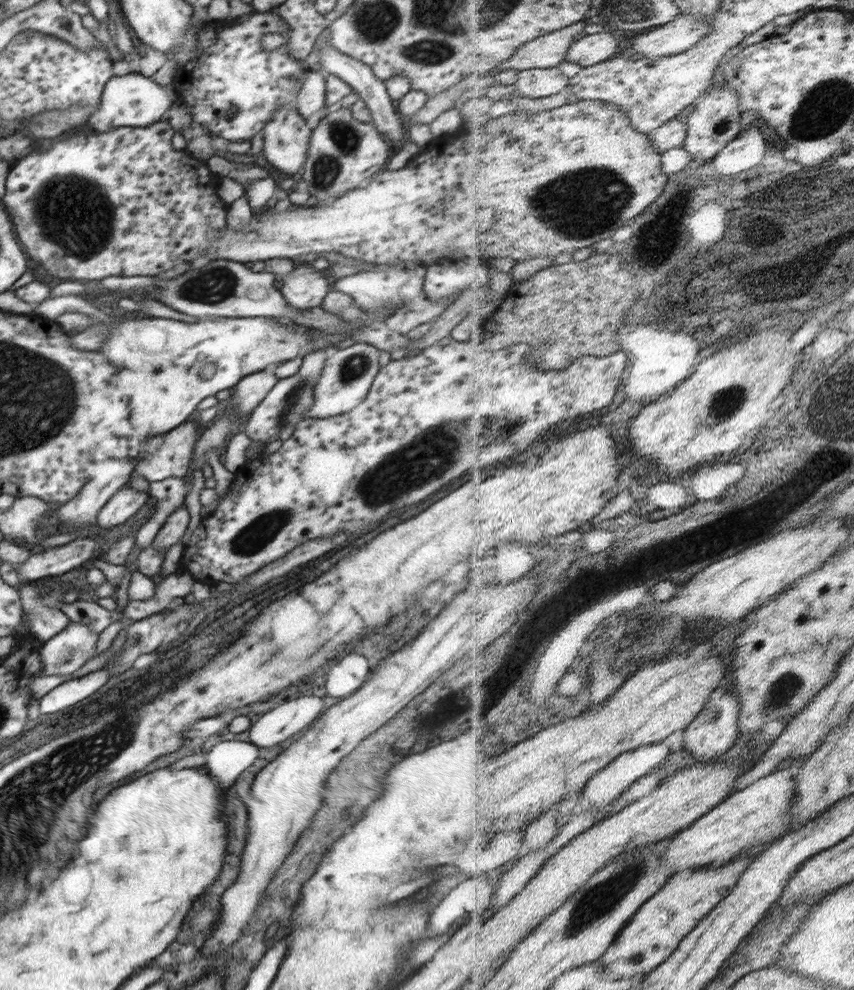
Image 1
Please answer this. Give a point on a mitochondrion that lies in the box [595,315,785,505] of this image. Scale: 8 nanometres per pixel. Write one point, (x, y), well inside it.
(728, 401)

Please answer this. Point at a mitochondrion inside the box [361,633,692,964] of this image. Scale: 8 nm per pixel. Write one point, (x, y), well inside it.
(602, 897)

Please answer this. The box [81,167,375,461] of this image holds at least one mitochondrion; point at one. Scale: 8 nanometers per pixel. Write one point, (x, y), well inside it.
(212, 286)

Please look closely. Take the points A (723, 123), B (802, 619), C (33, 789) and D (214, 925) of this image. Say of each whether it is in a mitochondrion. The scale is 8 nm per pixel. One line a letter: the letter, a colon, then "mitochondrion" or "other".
A: mitochondrion
B: other
C: mitochondrion
D: other

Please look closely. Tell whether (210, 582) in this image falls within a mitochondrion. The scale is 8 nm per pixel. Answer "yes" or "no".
no

